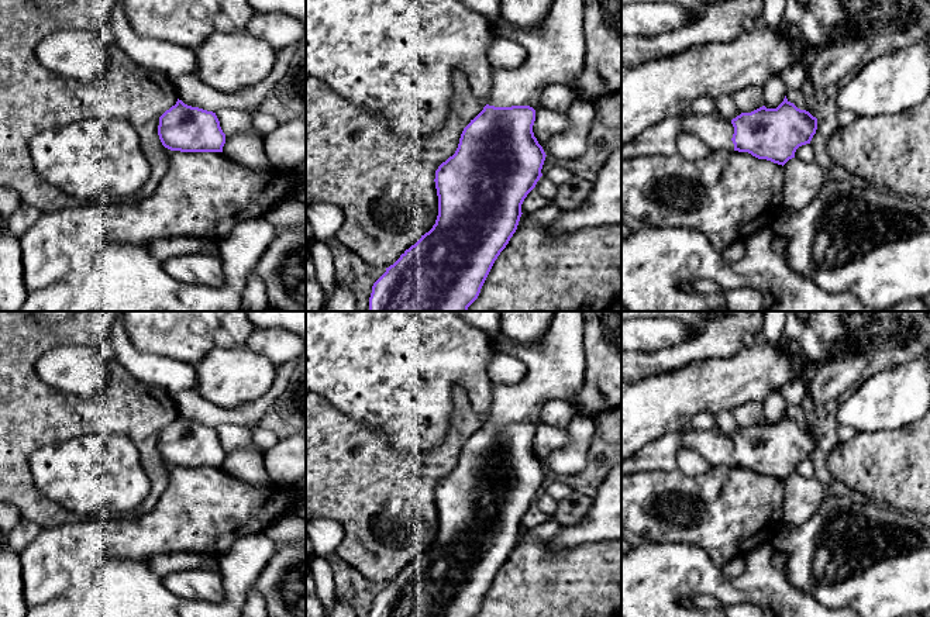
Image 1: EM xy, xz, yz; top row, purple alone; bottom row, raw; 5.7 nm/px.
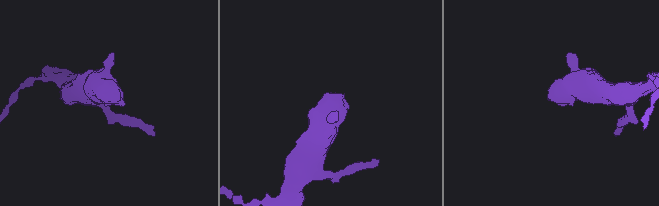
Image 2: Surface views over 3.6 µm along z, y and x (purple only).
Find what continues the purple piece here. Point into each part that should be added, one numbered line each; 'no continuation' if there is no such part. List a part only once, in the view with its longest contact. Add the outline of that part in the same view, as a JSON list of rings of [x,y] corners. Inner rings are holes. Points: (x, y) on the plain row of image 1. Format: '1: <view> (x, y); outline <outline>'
1: xz (555, 364); outline [[[555,311],[541,339],[521,345],[504,334],[495,338],[496,347],[527,366],[526,378],[517,385],[492,386],[492,403],[486,420],[495,423],[538,421],[541,406],[551,399],[561,399],[578,411],[578,394],[583,386],[586,355],[583,351],[582,311]]]

